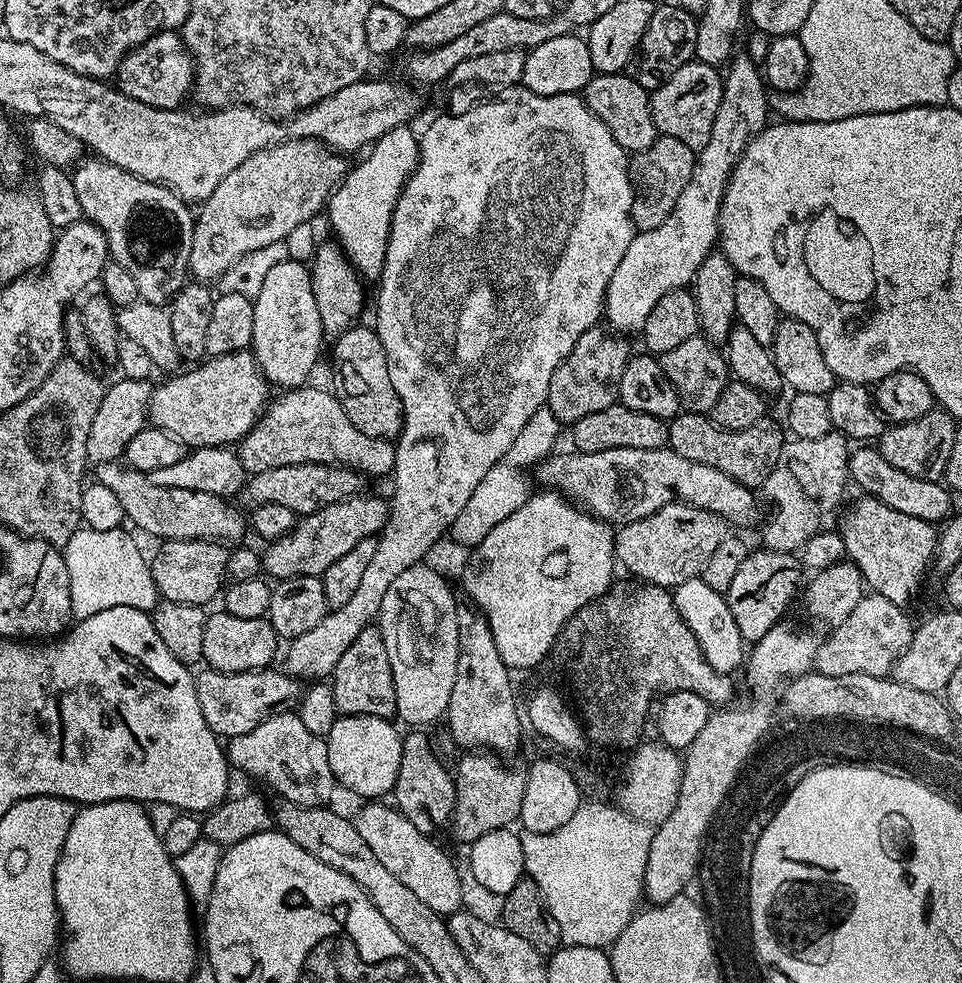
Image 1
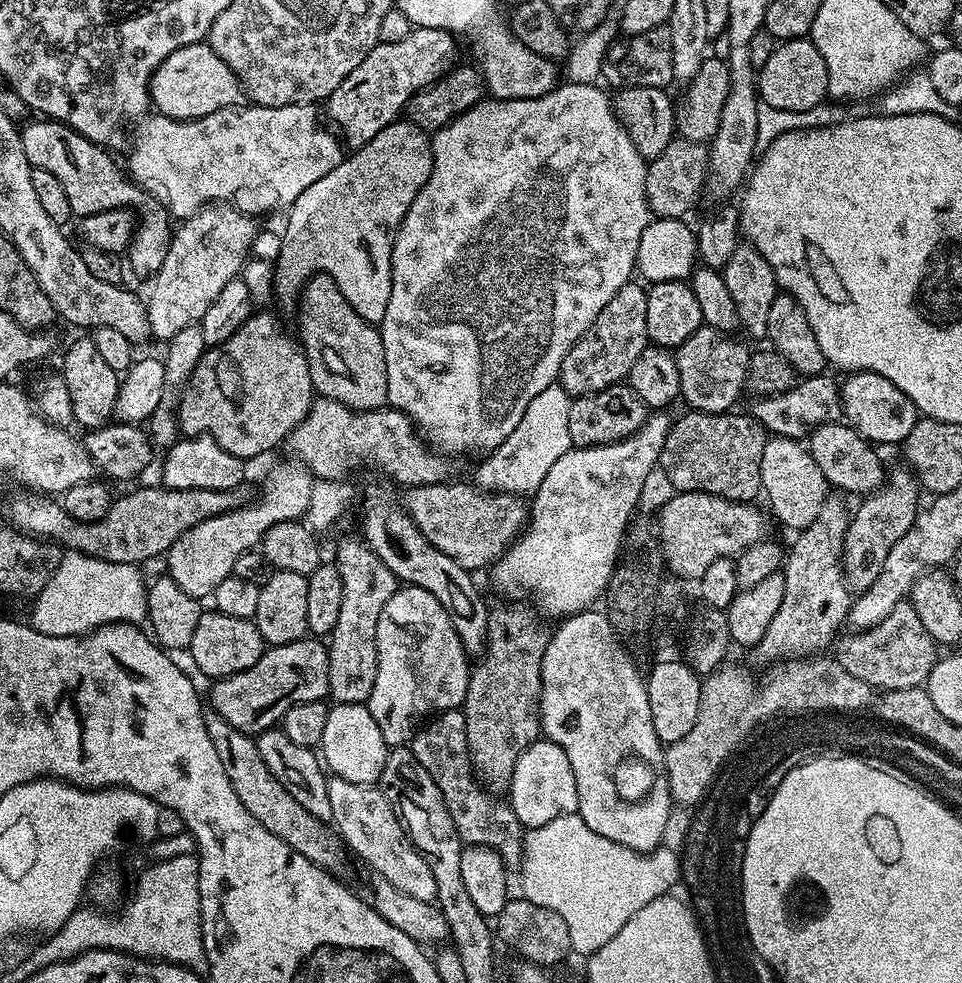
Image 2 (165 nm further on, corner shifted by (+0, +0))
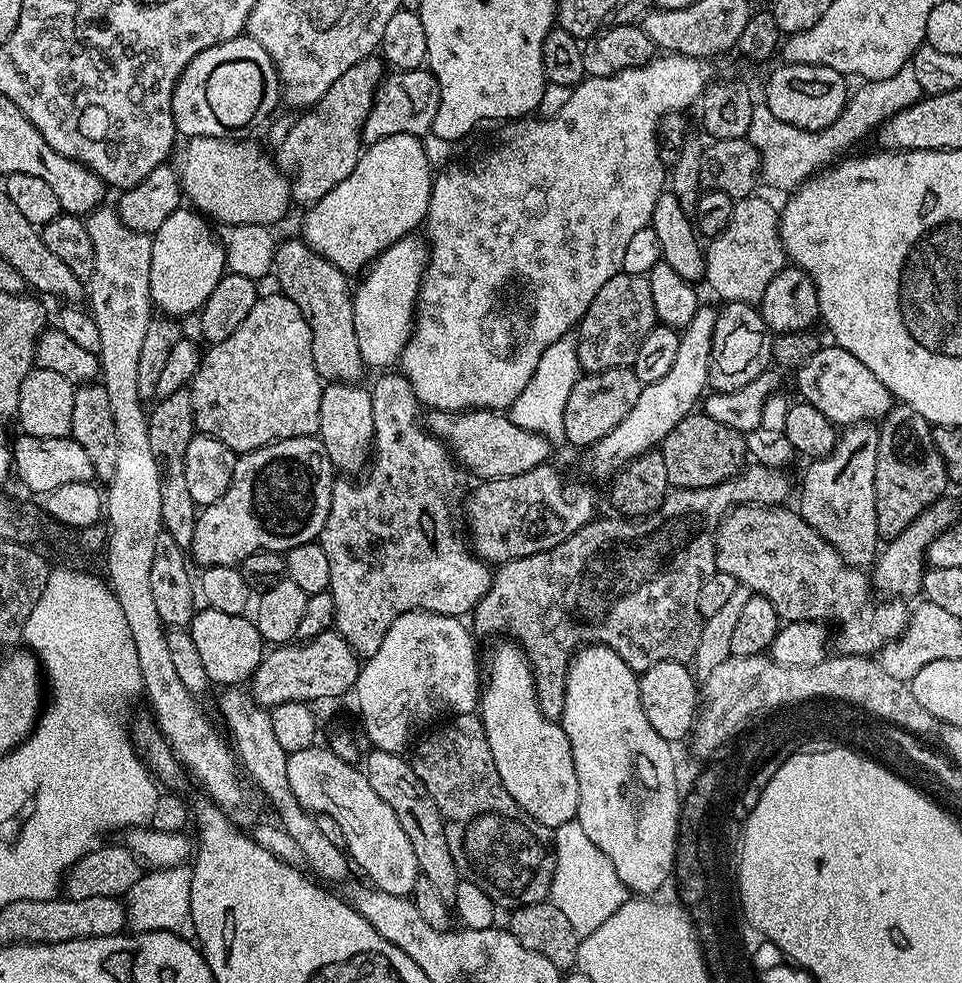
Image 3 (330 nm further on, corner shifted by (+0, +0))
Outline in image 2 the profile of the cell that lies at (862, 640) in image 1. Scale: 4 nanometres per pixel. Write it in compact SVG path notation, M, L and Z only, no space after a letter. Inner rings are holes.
M911 602L894 606L894 610L890 610L890 614L882 618L882 622L878 622L878 626L852 630L849 633L844 641L841 639L835 645L837 648L836 652L834 651L834 659L840 663L842 670L854 674L854 678L862 678L862 682L866 682L874 690L919 688L927 681L930 670L938 659L938 645L930 638L930 634L926 634L926 626L922 626L922 621L918 618L918 610L914 610Z

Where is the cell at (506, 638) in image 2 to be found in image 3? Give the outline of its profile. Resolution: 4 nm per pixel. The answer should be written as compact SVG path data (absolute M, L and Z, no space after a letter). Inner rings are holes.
M755 462L749 463L747 467L731 476L726 482L715 484L713 488L677 488L669 491L667 498L648 516L639 518L621 518L619 515L611 514L605 520L594 518L582 530L570 534L566 542L554 546L550 550L542 550L542 554L530 554L526 558L514 558L510 562L499 565L492 573L492 585L490 590L478 602L476 609L470 613L470 628L477 637L496 636L501 632L501 637L515 642L532 667L532 677L536 683L536 696L538 706L546 718L559 721L562 710L564 709L564 695L566 694L566 674L568 667L575 653L581 648L590 644L605 644L626 666L630 666L637 672L650 670L650 666L658 666L658 662L673 660L679 664L688 664L695 661L696 651L698 650L698 638L702 638L702 626L705 617L701 616L698 610L698 593L702 591L702 582L716 571L716 531L718 526L724 521L725 516L732 511L734 506L741 504L759 504L761 506L780 506L785 503L788 496L788 480L784 477L785 473L779 468L768 468L766 465Z

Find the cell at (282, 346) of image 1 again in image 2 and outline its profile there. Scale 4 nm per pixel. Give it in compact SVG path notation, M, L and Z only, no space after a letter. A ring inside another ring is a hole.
M401 118L395 124L388 124L386 130L378 130L378 134L374 134L374 138L361 148L345 155L344 161L334 166L326 178L318 178L314 186L302 190L291 208L287 209L288 225L282 229L281 253L274 261L274 290L278 304L280 300L282 307L295 309L310 277L325 272L338 282L338 290L342 290L346 302L350 302L354 310L362 312L366 322L377 326L381 324L386 306L390 306L394 238L402 218L406 218L406 210L410 210L410 202L414 202L414 198L418 198L418 190L426 186L431 169L432 141L429 133Z

